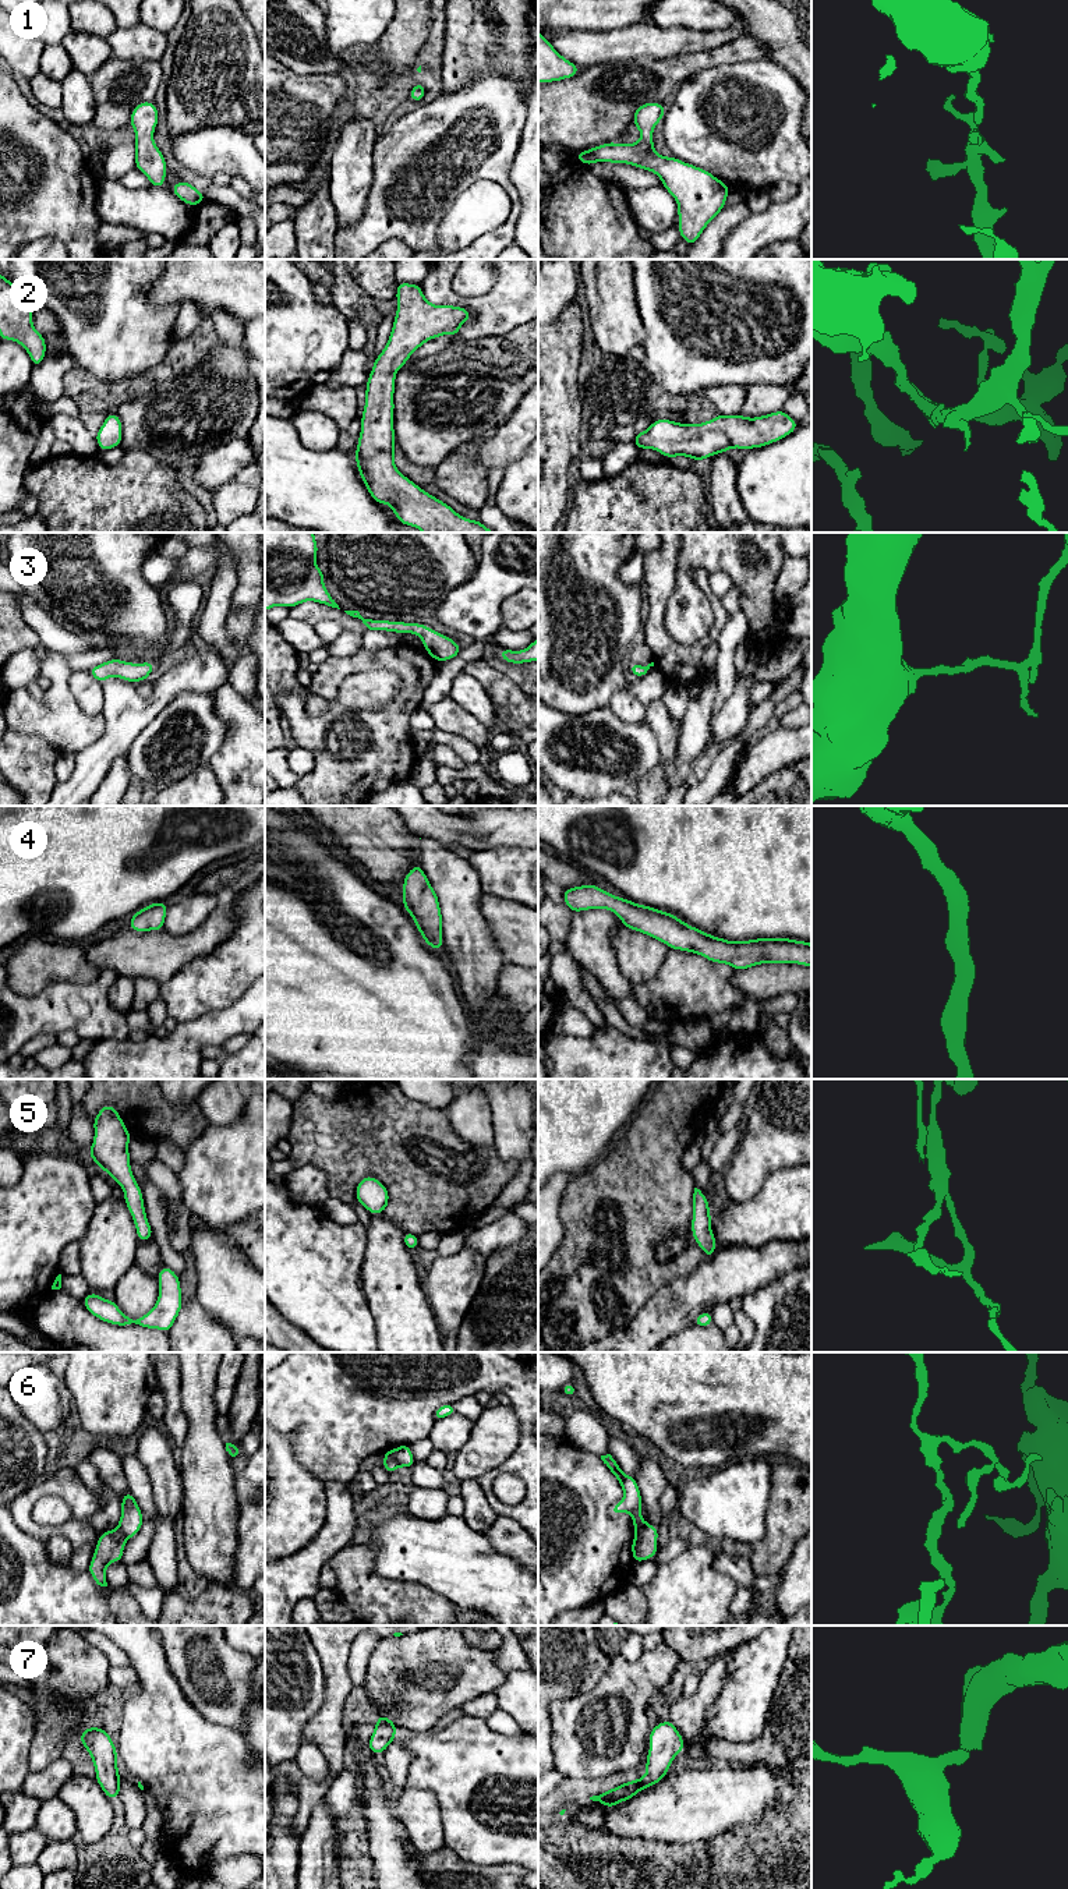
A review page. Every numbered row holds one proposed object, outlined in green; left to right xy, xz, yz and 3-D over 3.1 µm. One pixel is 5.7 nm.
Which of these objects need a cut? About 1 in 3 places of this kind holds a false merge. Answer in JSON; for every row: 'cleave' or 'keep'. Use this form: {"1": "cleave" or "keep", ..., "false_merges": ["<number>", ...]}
{"1": "keep", "2": "keep", "3": "keep", "4": "keep", "5": "keep", "6": "cleave", "7": "keep", "false_merges": ["6"]}

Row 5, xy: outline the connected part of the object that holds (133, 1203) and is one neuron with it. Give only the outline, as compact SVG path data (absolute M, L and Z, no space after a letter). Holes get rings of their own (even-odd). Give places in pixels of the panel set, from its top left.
M110 1104L103 1106L92 1122L95 1136L88 1157L93 1158L98 1168L106 1171L124 1189L124 1203L132 1216L138 1242L145 1242L153 1234L146 1218L142 1191L131 1171L128 1152L131 1135Z

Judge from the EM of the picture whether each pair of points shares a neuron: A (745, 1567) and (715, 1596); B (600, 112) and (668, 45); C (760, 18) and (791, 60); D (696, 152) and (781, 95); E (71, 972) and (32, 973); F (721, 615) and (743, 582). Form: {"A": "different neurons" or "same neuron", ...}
{"A": "different neurons", "B": "different neurons", "C": "same neuron", "D": "same neuron", "E": "same neuron", "F": "different neurons"}

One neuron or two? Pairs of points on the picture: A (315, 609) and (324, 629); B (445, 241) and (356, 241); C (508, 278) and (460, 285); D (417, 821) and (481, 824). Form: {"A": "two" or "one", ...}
{"A": "two", "B": "two", "C": "two", "D": "one"}

